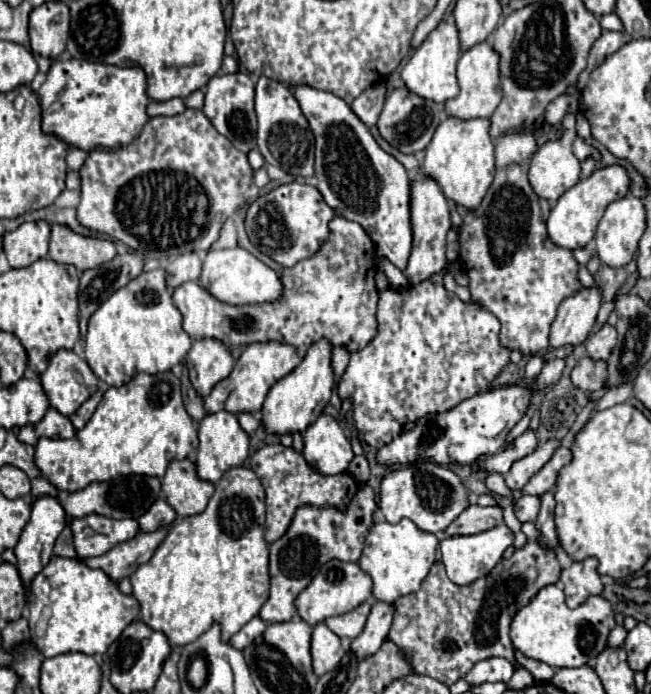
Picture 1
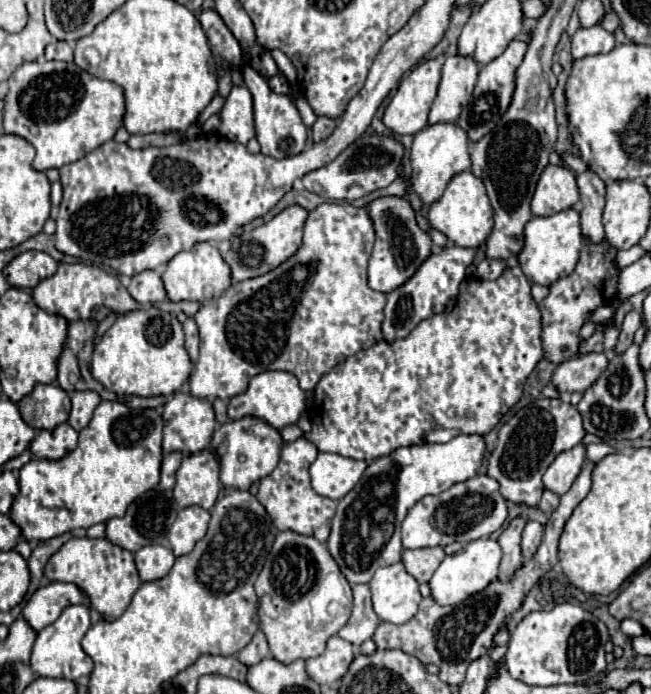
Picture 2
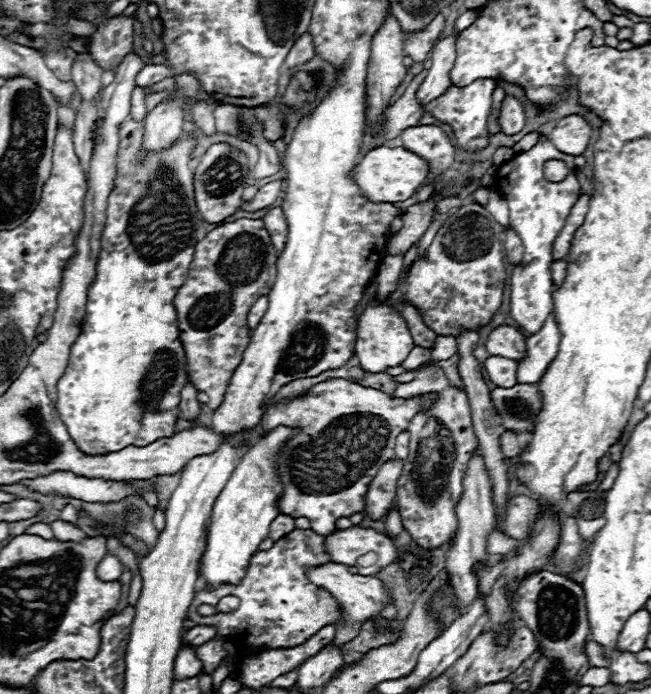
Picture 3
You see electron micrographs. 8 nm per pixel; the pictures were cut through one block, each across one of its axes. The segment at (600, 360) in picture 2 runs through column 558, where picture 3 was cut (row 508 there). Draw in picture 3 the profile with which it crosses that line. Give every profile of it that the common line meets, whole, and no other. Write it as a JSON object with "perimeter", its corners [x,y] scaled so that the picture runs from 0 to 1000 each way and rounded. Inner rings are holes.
{"perimeter":[[[596,663],[596,669],[584,674],[562,712],[562,729],[559,729],[562,744],[568,744],[571,749],[587,749],[605,732],[608,695],[614,680],[618,680],[618,663]]]}

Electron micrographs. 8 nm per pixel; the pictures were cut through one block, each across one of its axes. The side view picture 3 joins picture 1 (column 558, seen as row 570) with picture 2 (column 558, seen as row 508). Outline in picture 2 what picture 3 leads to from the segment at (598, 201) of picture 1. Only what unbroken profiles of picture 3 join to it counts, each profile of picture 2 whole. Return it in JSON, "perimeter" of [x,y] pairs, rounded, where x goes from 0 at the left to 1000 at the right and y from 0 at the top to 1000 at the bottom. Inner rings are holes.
{"perimeter":[[[873,300],[839,314],[820,311],[808,323],[805,340],[808,340],[808,349],[802,363],[796,366],[799,386],[814,406],[823,406],[833,412],[845,412],[854,403],[873,398],[882,389],[891,369],[891,357],[897,352],[897,343],[891,334],[891,308],[885,300]]]}

